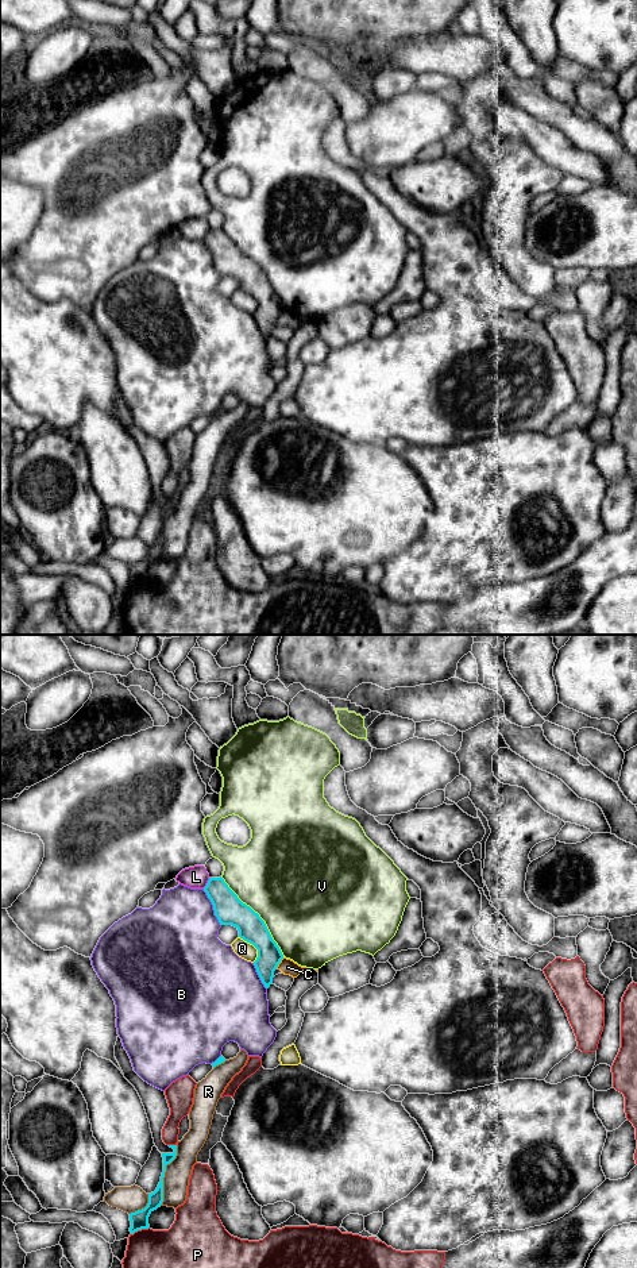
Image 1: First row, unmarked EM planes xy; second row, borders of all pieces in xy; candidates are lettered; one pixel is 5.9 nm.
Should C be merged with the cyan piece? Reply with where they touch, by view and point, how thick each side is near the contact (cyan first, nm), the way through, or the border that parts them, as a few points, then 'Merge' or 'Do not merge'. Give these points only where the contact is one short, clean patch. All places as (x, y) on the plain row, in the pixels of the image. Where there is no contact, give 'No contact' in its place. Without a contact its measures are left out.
Touches cyan at xy (280, 313). Thickness 160 nm (cyan) against 90 nm. Boundary: xy (284, 309), (275, 319). Do not merge

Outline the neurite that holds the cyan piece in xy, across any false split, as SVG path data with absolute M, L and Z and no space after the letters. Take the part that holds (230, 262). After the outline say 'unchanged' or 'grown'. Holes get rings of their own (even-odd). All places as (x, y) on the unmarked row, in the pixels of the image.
M221 228L209 230L204 243L213 257L220 277L235 278L239 282L239 289L258 301L254 317L262 335L269 340L283 307L265 273L238 250Z | unchanged

